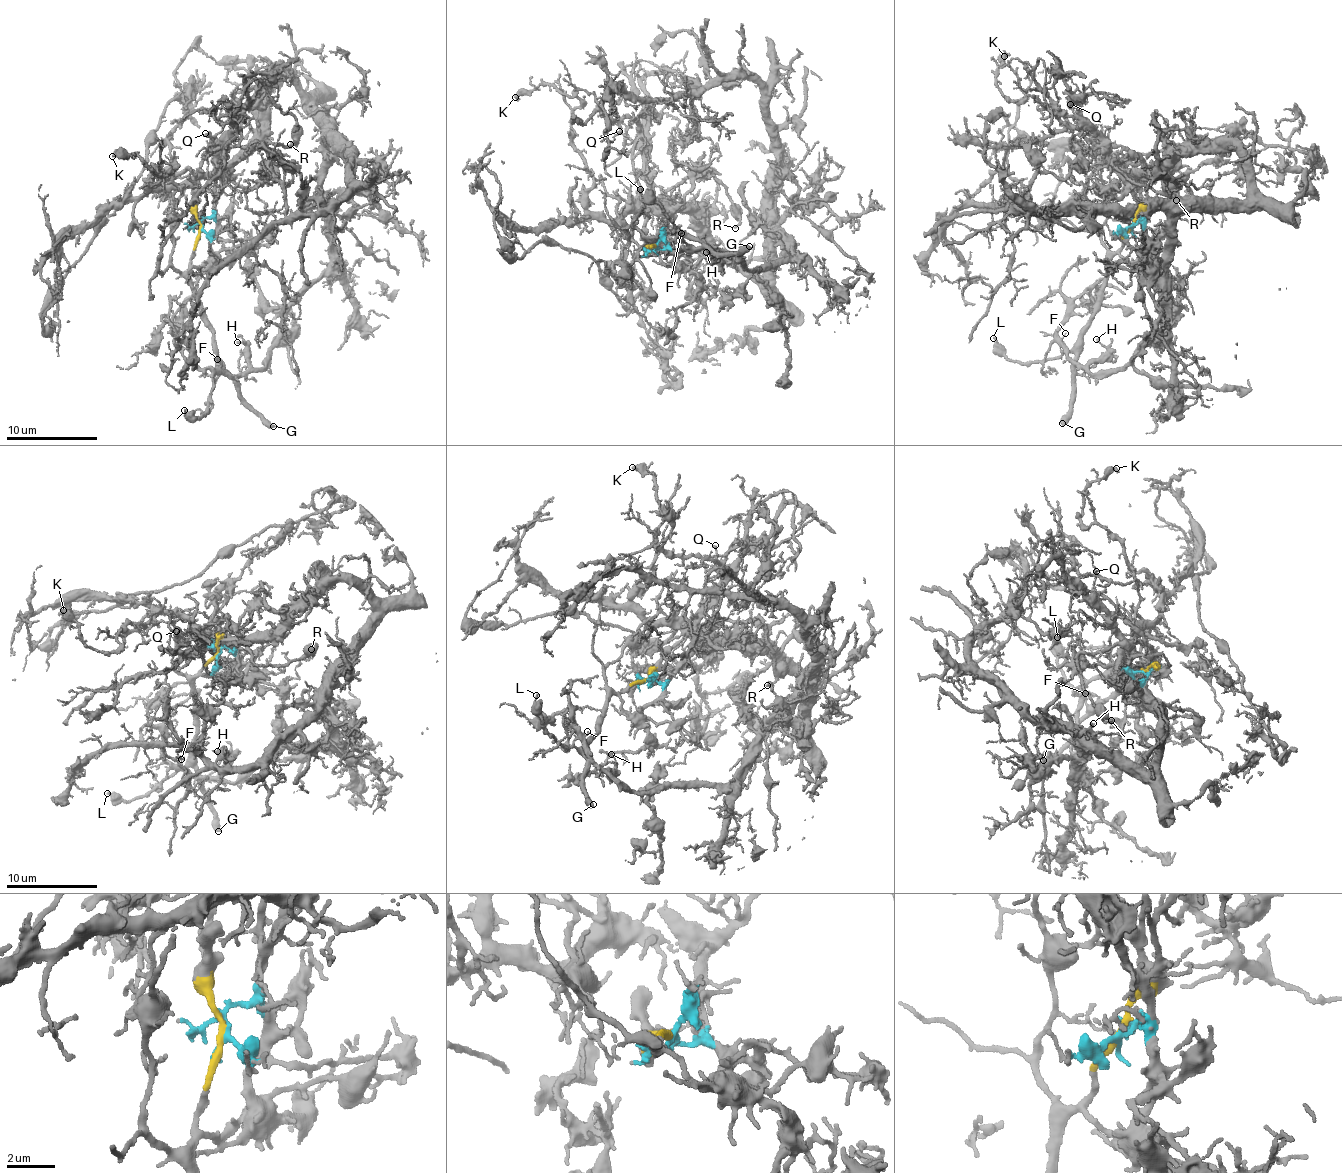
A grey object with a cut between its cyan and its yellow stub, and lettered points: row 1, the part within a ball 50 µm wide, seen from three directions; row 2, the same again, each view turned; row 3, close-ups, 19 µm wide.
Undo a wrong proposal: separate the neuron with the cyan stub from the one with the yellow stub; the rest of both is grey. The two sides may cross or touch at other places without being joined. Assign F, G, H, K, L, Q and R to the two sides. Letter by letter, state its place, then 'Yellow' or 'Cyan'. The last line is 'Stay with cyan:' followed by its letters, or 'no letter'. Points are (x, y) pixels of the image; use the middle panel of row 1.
F: Place: (681, 233). Yellow
G: Place: (749, 246). Yellow
H: Place: (706, 252). Cyan
K: Place: (515, 97). Cyan
L: Place: (640, 189). Yellow
Q: Place: (619, 131). Cyan
R: Place: (735, 228). Yellow
Stay with cyan: H, K, Q

